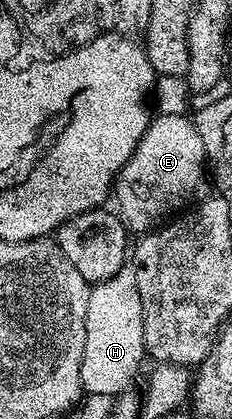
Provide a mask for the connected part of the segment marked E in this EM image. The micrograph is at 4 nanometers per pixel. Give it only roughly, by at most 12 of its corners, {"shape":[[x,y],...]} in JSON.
{"shape":[[154,115],[117,173],[134,233],[206,191],[207,157],[188,115]]}

